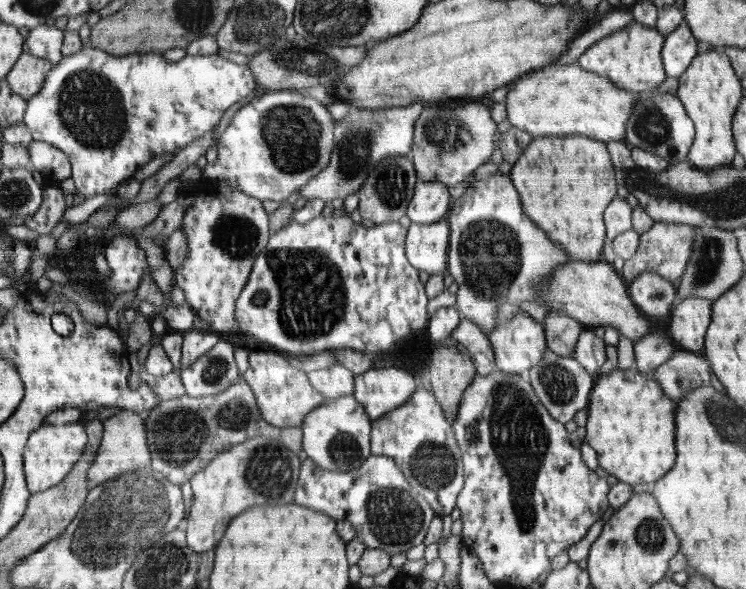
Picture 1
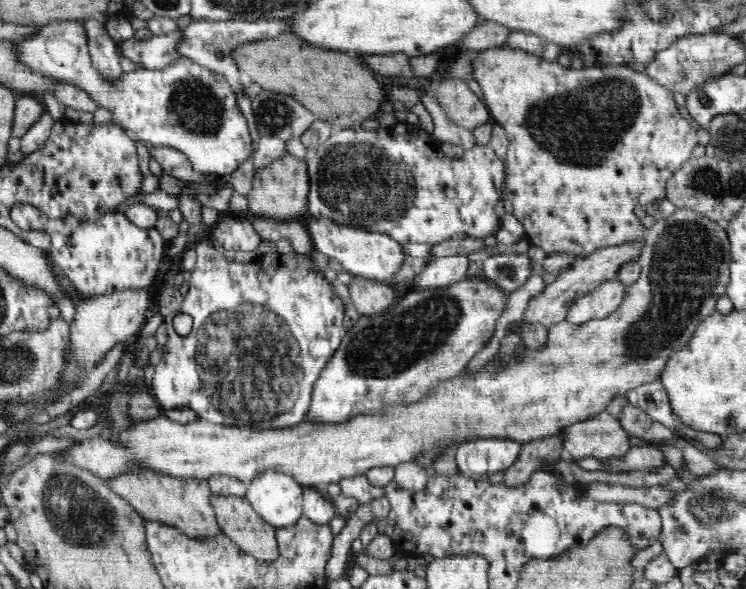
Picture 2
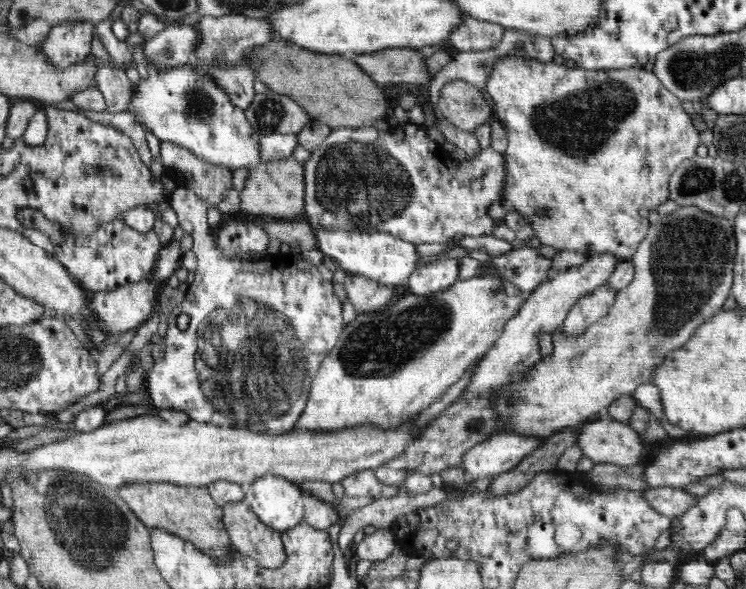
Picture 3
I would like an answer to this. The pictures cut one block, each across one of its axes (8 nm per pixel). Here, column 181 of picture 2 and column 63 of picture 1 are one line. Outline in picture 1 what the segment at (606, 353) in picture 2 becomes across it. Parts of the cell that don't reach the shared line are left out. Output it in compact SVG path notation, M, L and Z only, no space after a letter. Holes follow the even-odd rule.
M76 421L63 424L42 424L34 429L28 440L24 454L25 478L29 490L39 493L61 484L72 472L74 465L84 456L88 446L89 434L85 423Z

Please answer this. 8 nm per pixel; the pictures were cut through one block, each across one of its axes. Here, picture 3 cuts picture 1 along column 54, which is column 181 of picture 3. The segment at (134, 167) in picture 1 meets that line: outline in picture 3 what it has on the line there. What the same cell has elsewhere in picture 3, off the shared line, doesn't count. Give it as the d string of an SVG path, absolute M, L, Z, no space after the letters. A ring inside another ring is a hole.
M175 66L166 73L149 74L131 88L130 113L160 143L173 143L204 162L230 171L252 169L259 163L260 138L245 112L232 104L210 77L200 77L188 66Z

